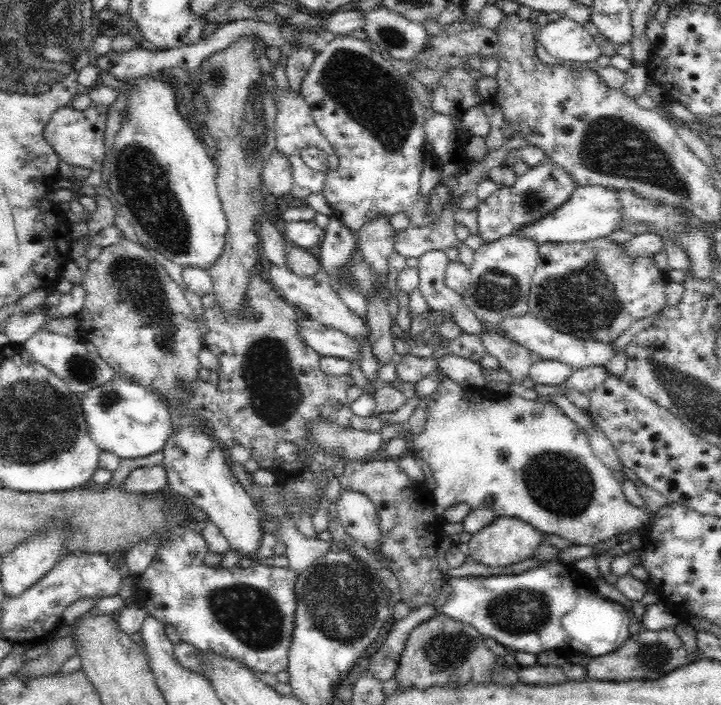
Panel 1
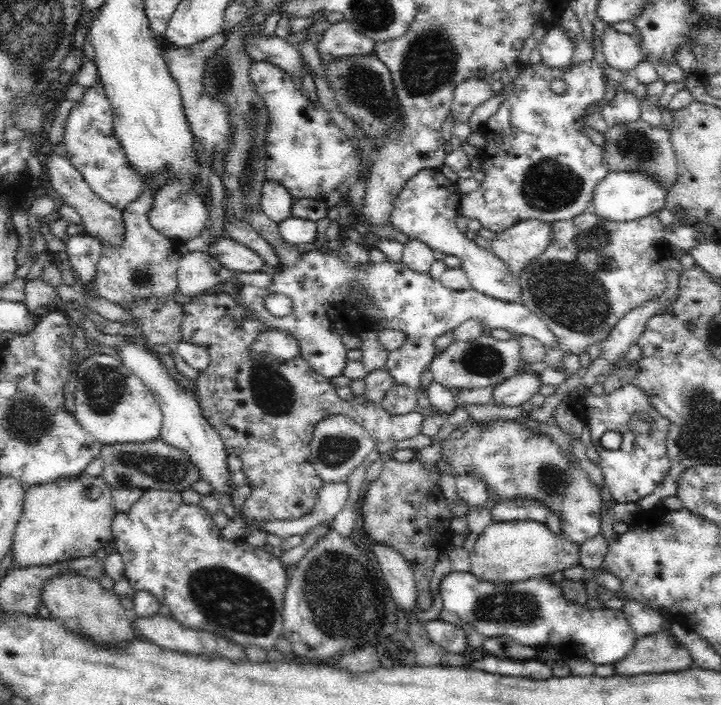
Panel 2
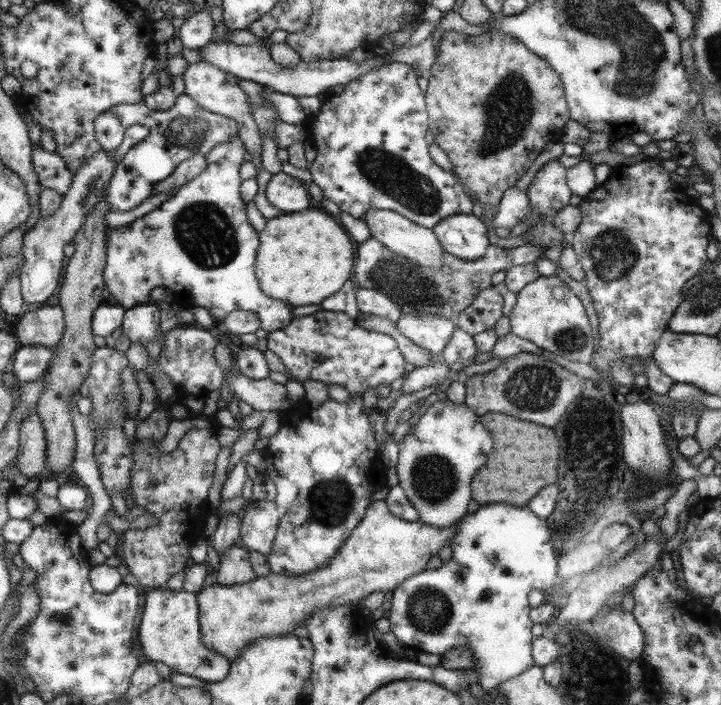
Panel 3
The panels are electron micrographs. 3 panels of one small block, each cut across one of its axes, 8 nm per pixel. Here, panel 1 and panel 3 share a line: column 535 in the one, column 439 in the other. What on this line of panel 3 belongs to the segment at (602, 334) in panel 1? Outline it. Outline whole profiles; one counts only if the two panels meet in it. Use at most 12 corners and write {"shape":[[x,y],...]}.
{"shape":[[489,245],[477,260],[443,253],[439,270],[358,246],[358,289],[391,294],[403,316],[452,322],[512,266]]}

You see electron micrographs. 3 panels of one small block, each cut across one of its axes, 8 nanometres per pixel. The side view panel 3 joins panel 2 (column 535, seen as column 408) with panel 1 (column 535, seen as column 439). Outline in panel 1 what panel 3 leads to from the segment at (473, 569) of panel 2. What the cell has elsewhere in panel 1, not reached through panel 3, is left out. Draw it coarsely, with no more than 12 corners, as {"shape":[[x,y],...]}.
{"shape":[[496,517],[469,540],[471,557],[508,566],[532,556],[543,533]]}

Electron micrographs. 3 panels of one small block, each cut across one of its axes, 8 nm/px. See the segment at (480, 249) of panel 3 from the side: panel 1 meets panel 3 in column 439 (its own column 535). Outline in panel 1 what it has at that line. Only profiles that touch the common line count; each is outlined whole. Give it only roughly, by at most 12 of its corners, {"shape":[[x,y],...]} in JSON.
{"shape":[[578,186],[558,209],[513,233],[590,242],[615,230],[616,191]]}

